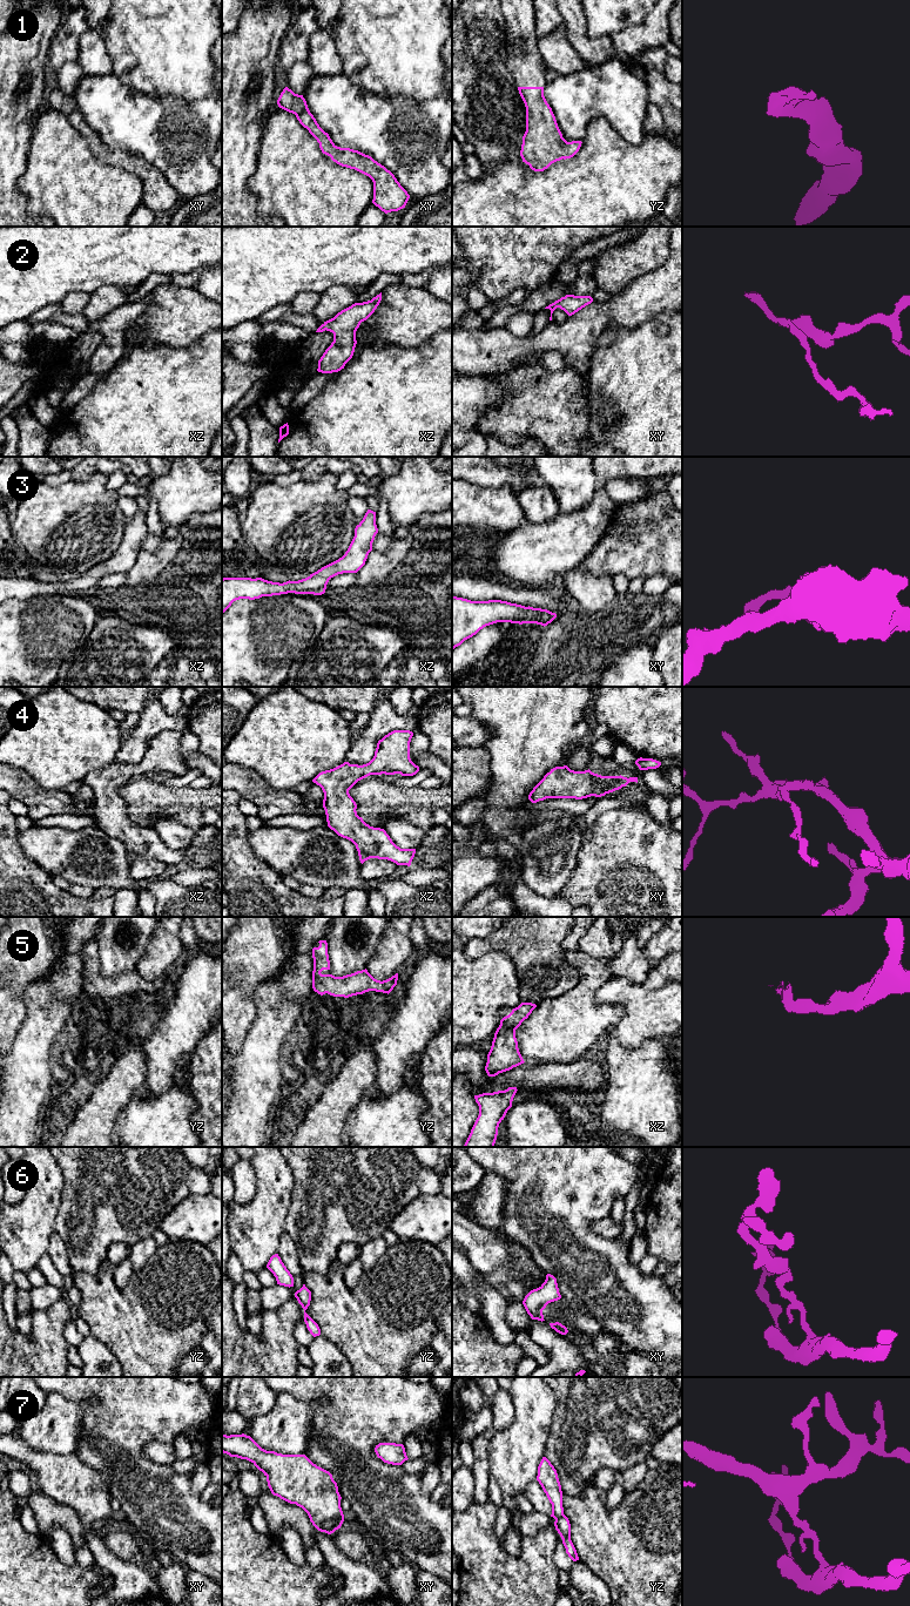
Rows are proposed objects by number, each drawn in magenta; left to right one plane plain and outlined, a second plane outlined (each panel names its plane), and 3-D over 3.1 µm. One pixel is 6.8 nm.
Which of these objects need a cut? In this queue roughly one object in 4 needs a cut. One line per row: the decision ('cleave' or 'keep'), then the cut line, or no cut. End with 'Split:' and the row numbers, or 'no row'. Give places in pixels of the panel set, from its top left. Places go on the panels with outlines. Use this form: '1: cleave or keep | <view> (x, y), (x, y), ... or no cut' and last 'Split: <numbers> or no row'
1: keep | no cut
2: keep | no cut
3: keep | no cut
4: keep | no cut
5: keep | no cut
6: keep | no cut
7: cleave | xy (342, 1511), (337, 1516), (328, 1518), (318, 1530)
Split: 7

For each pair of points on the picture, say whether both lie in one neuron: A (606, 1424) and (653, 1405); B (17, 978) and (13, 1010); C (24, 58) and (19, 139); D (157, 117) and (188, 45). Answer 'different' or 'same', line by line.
A: same
B: same
C: same
D: different

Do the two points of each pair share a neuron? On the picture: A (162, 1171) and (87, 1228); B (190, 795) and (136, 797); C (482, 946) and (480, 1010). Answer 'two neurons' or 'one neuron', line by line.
A: one neuron
B: one neuron
C: two neurons

